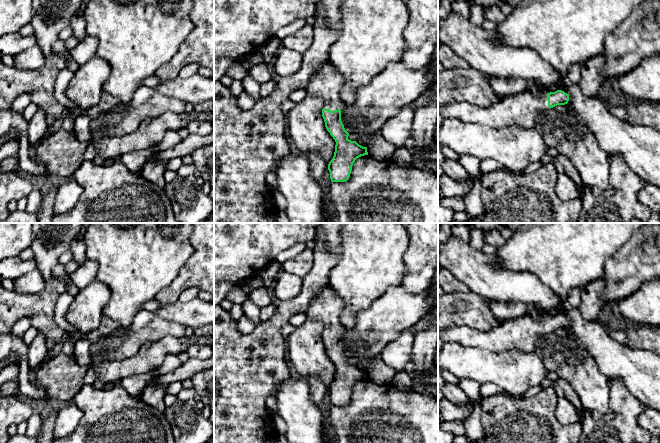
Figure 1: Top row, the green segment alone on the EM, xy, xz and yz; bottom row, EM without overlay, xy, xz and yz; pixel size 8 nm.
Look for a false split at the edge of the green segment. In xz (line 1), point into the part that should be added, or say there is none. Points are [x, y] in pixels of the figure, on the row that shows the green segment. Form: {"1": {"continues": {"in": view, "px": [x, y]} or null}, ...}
{"1": {"continues": {"in": "xz", "px": [327, 82]}}}

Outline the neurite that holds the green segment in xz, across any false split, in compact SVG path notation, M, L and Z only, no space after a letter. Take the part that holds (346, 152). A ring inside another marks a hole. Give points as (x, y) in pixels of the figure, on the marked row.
M327 60L309 80L305 90L307 95L323 99L322 117L325 127L336 142L335 152L328 164L332 182L345 182L349 179L355 160L368 155L367 147L348 139L349 133L341 121L340 91L345 78Z

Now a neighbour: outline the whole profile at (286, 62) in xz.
M280 47L272 65L280 77L287 77L299 70L302 65L302 54L284 47Z

